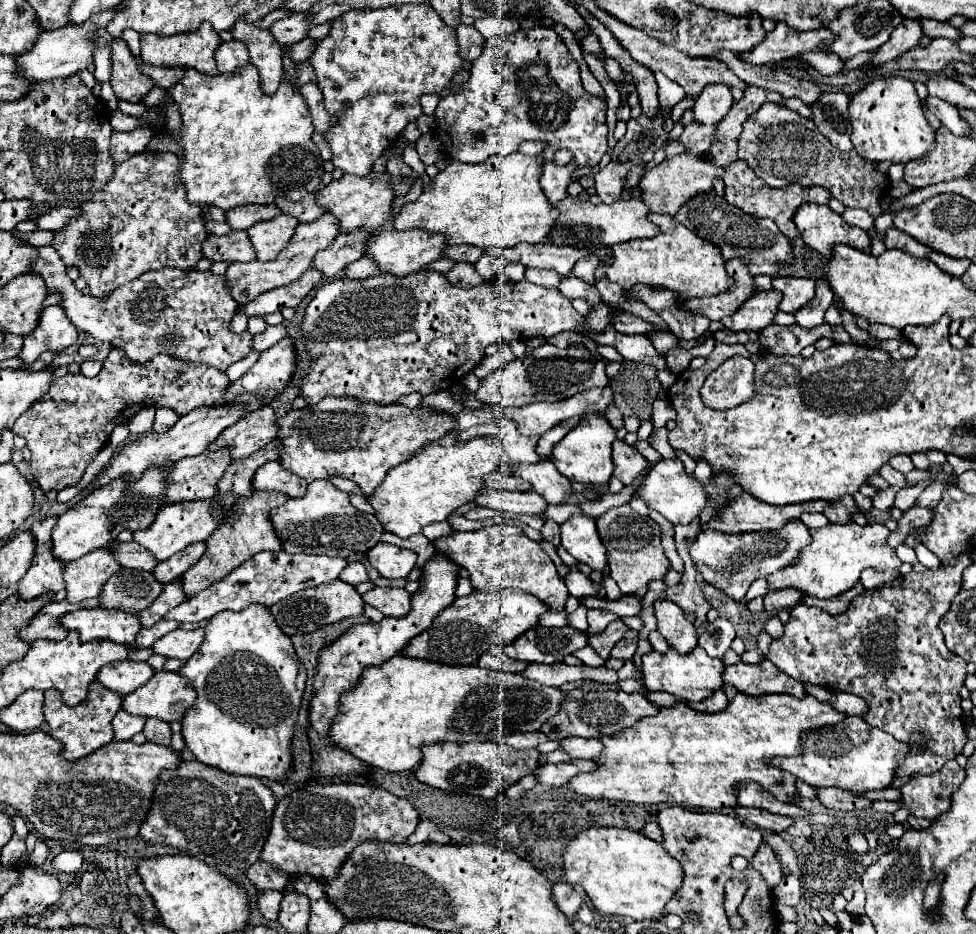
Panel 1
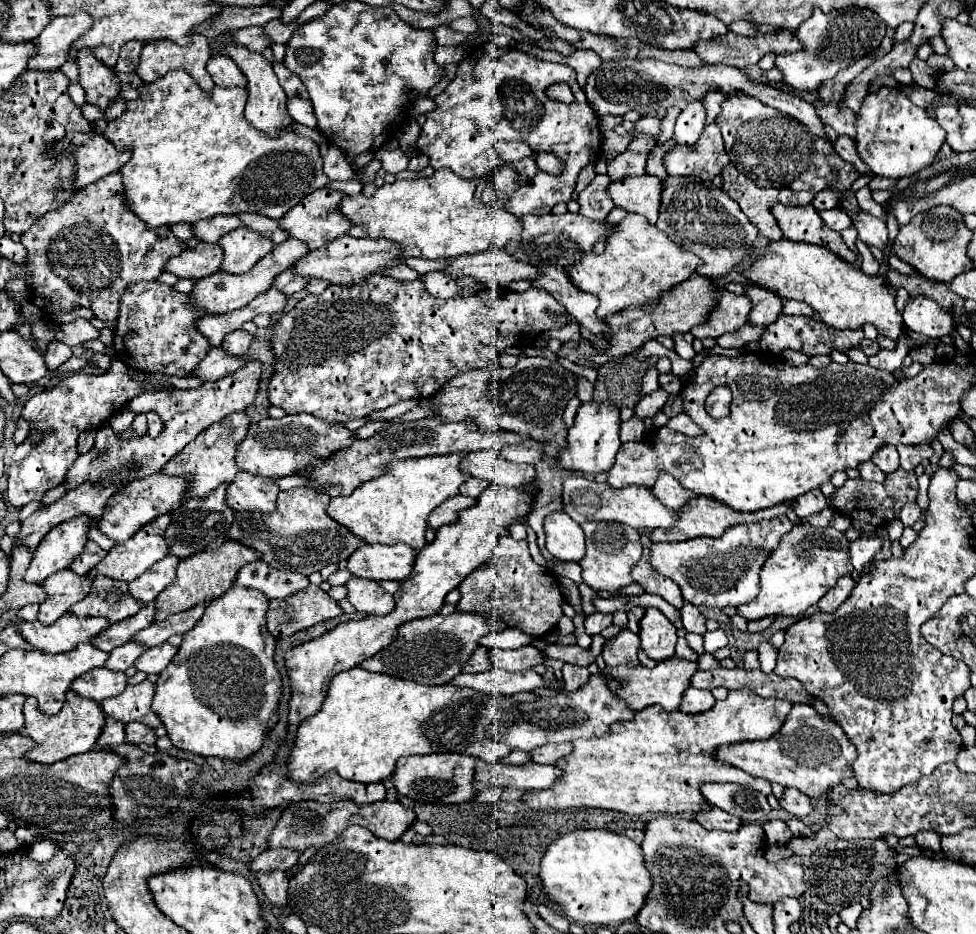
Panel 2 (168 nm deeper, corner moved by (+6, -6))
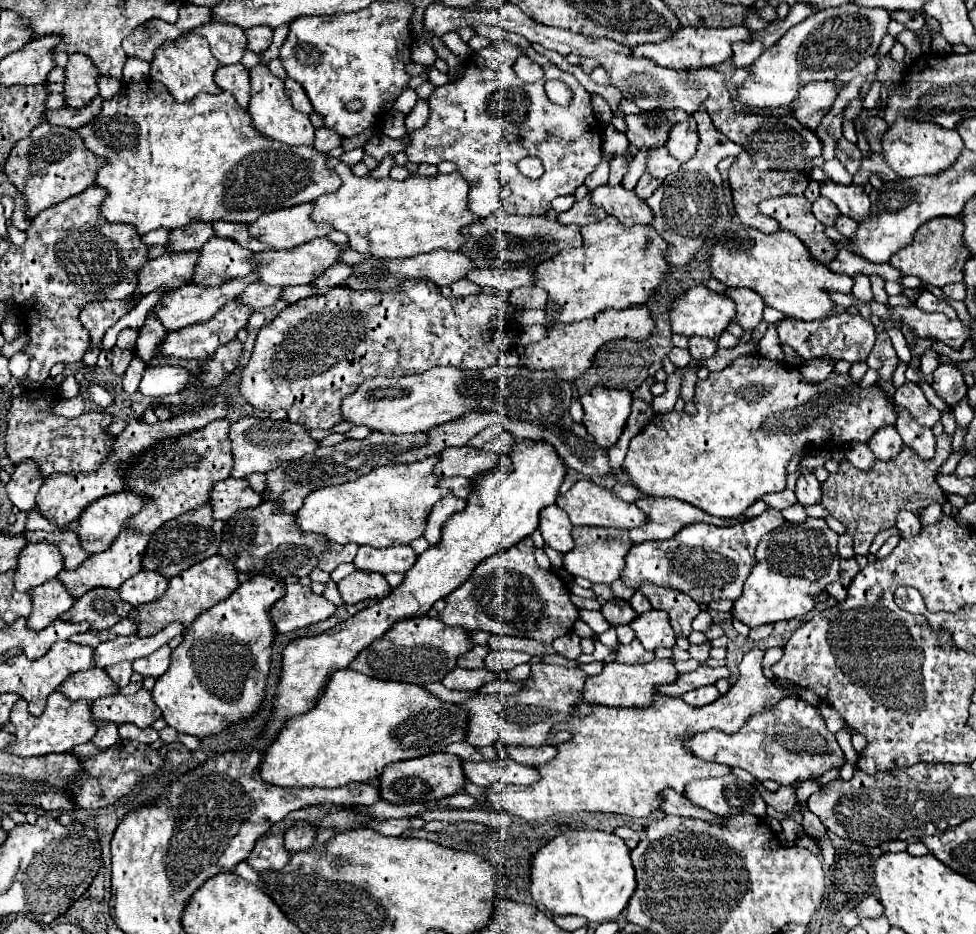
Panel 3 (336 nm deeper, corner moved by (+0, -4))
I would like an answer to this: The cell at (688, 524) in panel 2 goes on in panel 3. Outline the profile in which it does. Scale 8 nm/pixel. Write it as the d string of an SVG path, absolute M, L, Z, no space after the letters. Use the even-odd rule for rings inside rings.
M644 497L636 501L636 507L642 509L648 517L648 521L640 529L630 529L630 541L632 543L644 543L650 539L670 539L674 537L682 527L690 523L708 523L708 525L736 525L746 519L720 519L704 513L702 509L696 509L694 505L688 505L678 499L664 499L664 497Z

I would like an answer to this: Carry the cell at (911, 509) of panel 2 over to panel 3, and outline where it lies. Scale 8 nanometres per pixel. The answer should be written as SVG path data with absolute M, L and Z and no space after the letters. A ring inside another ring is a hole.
M900 511L900 513L898 513L898 519L896 519L896 529L898 529L900 537L906 539L906 537L912 537L912 535L920 533L922 525L920 525L920 519L916 519L914 513L910 513L910 511Z

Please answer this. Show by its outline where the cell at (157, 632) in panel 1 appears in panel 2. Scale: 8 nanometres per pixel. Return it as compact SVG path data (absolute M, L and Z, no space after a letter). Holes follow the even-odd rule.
M128 641L126 645L110 651L110 659L106 661L106 667L112 671L126 671L144 651L146 651L146 647L138 647L138 643Z

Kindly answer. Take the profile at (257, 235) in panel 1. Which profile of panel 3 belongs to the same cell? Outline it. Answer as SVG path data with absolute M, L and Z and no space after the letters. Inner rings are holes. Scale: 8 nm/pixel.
M212 237L200 249L200 257L194 265L194 275L190 283L212 287L246 277L254 267L252 261L248 261L252 255L252 251L242 249L232 239Z

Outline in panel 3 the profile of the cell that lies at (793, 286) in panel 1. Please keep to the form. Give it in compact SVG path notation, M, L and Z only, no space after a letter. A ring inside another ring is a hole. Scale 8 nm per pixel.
M726 289L724 295L734 301L734 305L736 305L734 321L742 329L754 329L762 321L764 301L758 293L752 293L748 289Z

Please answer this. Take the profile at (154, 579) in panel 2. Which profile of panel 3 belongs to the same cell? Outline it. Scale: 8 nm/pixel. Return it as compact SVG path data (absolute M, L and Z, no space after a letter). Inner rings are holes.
M140 571L134 577L130 577L128 581L124 581L124 585L120 585L118 593L120 599L124 599L130 605L142 605L142 603L150 603L156 601L158 597L164 595L168 587L168 579L162 577L156 571Z

